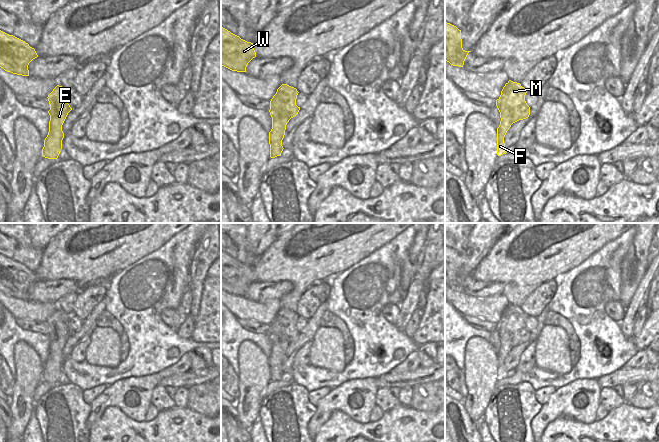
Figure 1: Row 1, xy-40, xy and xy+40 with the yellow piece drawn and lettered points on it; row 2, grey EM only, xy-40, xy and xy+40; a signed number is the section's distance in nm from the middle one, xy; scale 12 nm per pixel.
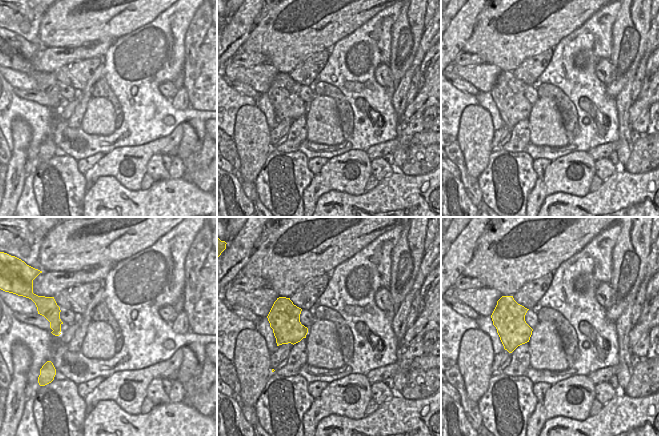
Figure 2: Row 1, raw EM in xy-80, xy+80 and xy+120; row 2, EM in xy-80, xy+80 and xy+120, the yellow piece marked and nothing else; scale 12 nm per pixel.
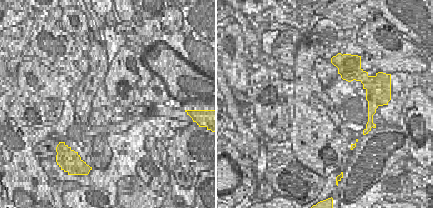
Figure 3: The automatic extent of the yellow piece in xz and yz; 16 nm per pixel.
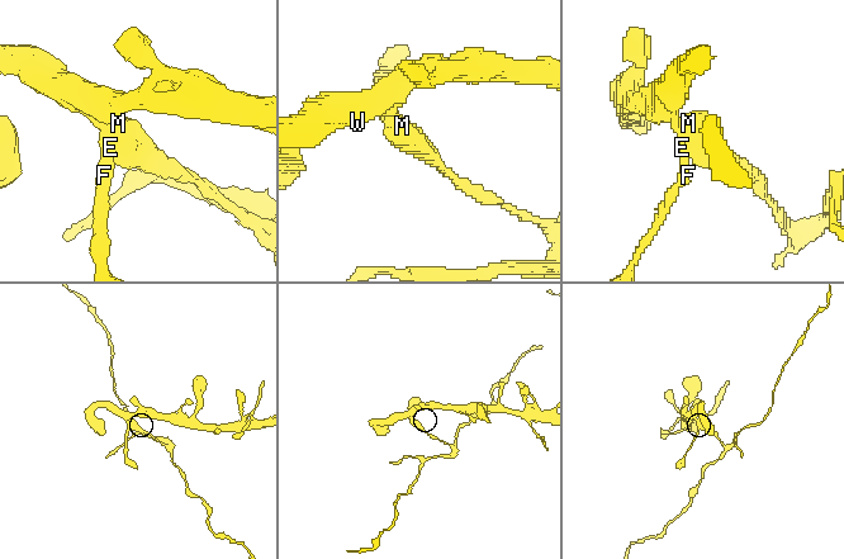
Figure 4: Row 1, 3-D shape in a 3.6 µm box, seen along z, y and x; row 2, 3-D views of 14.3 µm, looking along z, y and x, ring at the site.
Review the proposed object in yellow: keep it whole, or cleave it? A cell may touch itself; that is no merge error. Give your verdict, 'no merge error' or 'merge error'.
merge error

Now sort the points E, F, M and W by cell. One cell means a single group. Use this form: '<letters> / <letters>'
E F W / M

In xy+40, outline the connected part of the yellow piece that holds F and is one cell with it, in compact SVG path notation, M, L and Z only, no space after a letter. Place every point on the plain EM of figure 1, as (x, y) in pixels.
M497 323L496 330L501 342L500 349L497 352L497 379L501 380L507 377L504 361L513 347L510 345L510 335L507 327L504 324Z

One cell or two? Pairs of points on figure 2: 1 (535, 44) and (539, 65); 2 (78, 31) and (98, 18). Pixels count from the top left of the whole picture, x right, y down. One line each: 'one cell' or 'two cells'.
1: two cells
2: one cell

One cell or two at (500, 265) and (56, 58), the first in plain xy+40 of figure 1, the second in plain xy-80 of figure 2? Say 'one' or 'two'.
two

